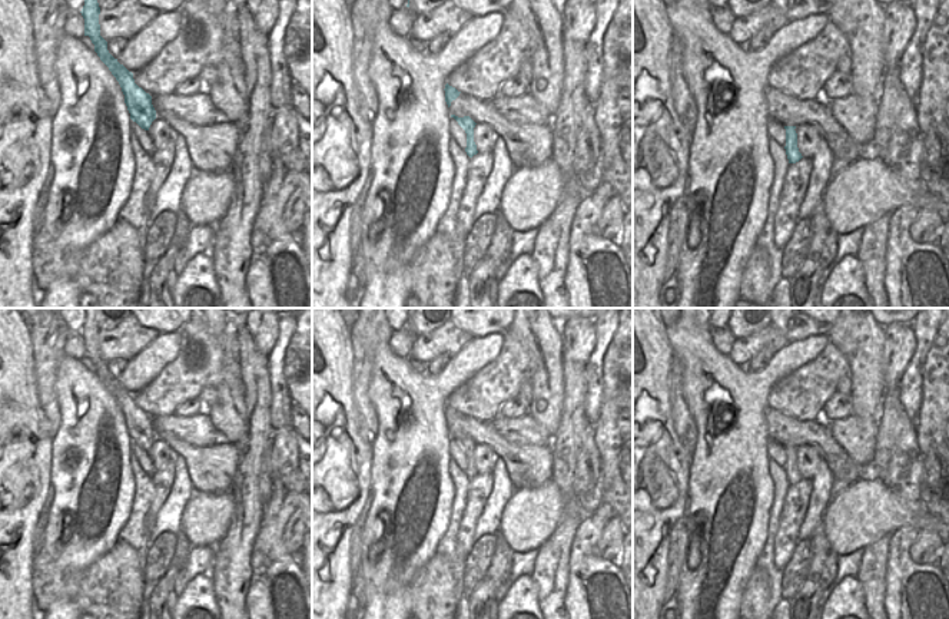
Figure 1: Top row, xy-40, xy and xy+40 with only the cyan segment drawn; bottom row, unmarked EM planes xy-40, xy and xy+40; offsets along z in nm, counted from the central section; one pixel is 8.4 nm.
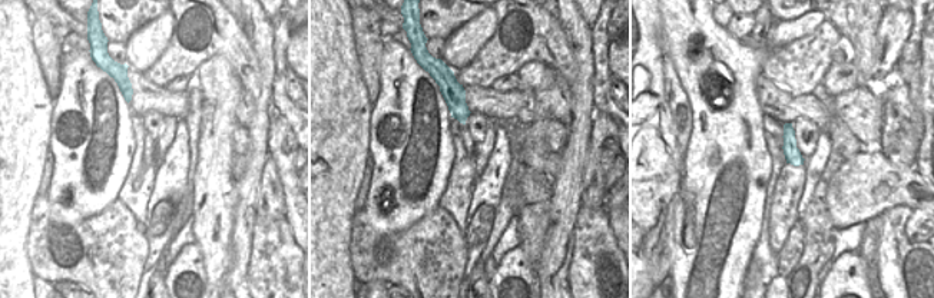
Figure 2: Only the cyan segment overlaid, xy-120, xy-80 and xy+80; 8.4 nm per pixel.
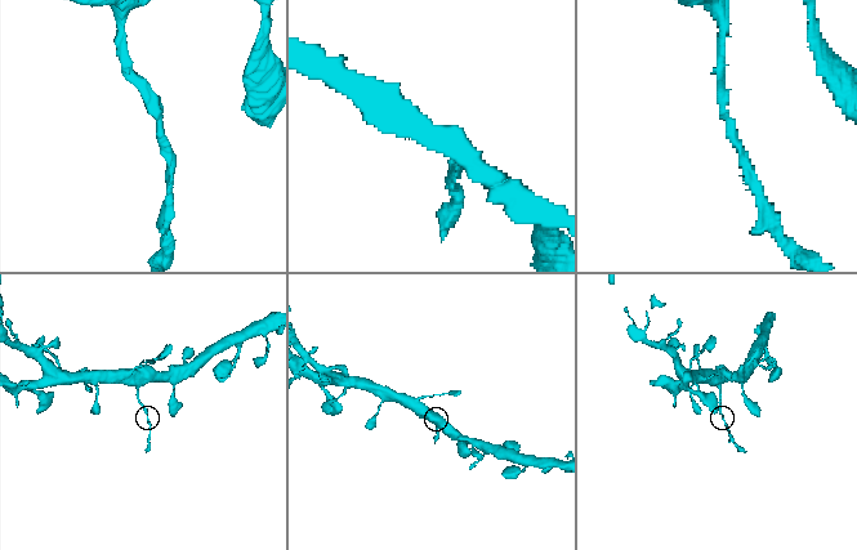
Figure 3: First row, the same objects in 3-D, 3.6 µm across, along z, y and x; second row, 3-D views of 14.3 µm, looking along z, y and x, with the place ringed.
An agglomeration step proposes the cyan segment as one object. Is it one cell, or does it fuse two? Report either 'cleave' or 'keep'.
cleave

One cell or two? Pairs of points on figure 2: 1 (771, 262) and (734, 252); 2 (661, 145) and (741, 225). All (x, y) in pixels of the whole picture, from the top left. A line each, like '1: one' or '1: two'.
1: two
2: two

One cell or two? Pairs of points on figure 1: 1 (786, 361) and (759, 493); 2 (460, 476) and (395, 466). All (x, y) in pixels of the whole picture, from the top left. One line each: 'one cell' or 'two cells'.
1: one cell
2: two cells

